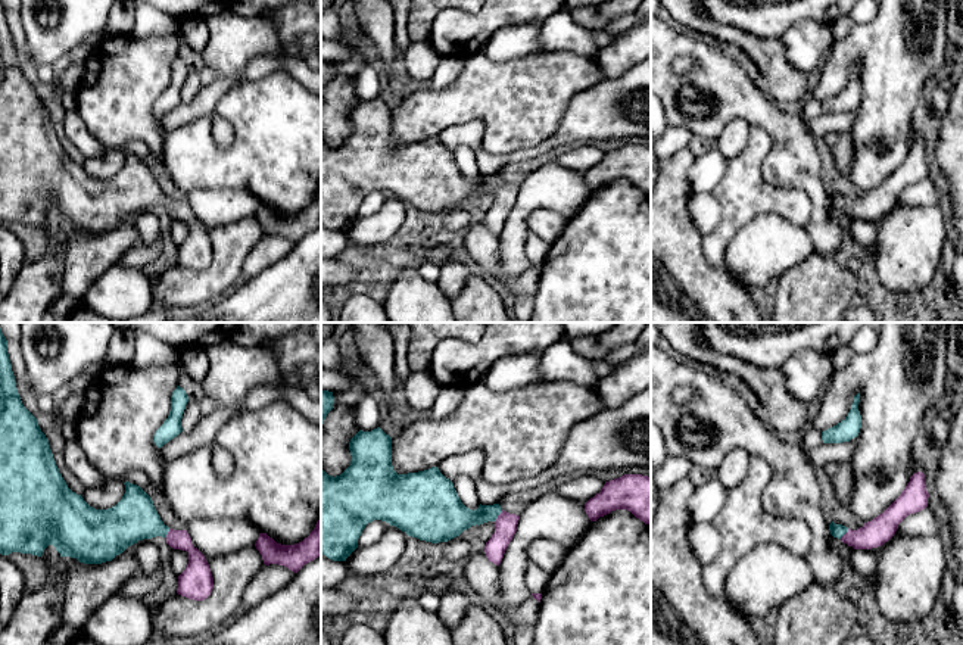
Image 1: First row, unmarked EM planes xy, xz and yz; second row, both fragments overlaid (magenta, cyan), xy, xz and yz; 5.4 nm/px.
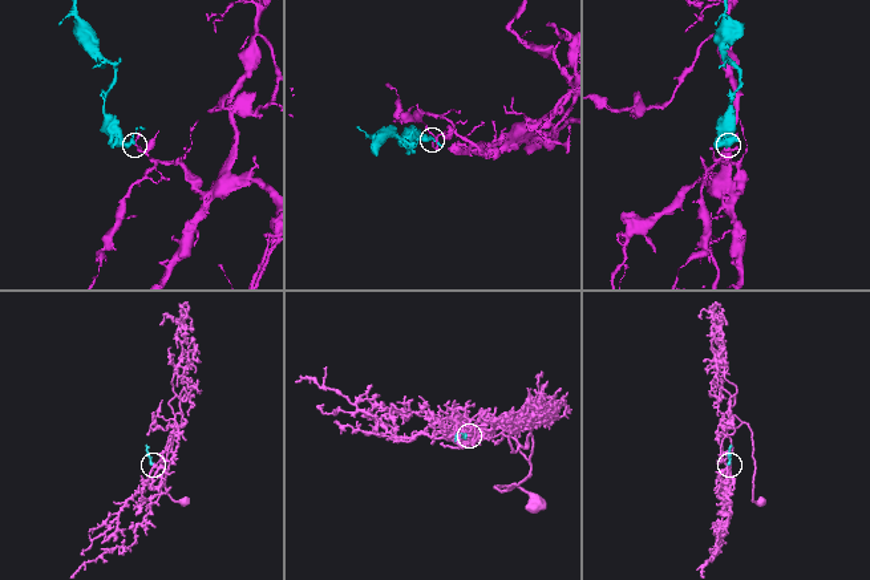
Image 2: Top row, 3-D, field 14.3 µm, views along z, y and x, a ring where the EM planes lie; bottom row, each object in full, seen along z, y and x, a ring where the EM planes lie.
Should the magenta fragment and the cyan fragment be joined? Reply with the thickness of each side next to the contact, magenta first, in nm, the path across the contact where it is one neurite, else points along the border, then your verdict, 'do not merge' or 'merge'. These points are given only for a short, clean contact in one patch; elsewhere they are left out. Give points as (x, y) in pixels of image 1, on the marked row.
calibres 130 and 190 nm; way xz (505, 526), (498, 516), (452, 517); merge

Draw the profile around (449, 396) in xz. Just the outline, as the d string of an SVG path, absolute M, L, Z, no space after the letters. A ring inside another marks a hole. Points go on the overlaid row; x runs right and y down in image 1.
M442 386L439 396L433 405L431 417L443 418L449 415L462 401L464 389L455 386Z

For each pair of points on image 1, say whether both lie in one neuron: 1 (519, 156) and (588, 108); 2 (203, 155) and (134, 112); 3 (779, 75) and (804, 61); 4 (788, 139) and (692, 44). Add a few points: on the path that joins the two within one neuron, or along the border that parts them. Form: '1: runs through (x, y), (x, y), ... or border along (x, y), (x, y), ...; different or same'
1: runs through (536, 150), (557, 140), (572, 125); same
2: border along (167, 133), (161, 159); different
3: border along (781, 37), (785, 58), (806, 75); different
4: runs through (764, 115), (716, 68); same

